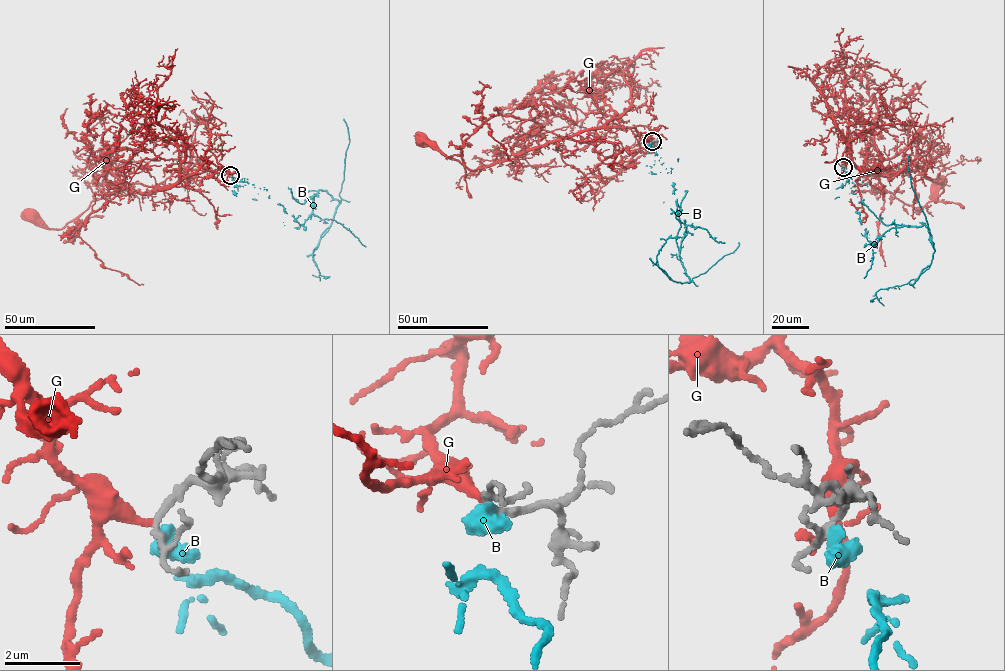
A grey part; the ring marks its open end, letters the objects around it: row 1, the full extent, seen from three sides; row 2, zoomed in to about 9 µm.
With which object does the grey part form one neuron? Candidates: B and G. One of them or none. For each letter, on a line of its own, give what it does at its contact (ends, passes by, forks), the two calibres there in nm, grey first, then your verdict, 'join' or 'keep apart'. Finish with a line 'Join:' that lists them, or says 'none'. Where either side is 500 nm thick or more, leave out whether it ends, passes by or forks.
B: it ends | 140/360 nm | keep apart
G: it ends | 150/280 nm | join
Join: G

